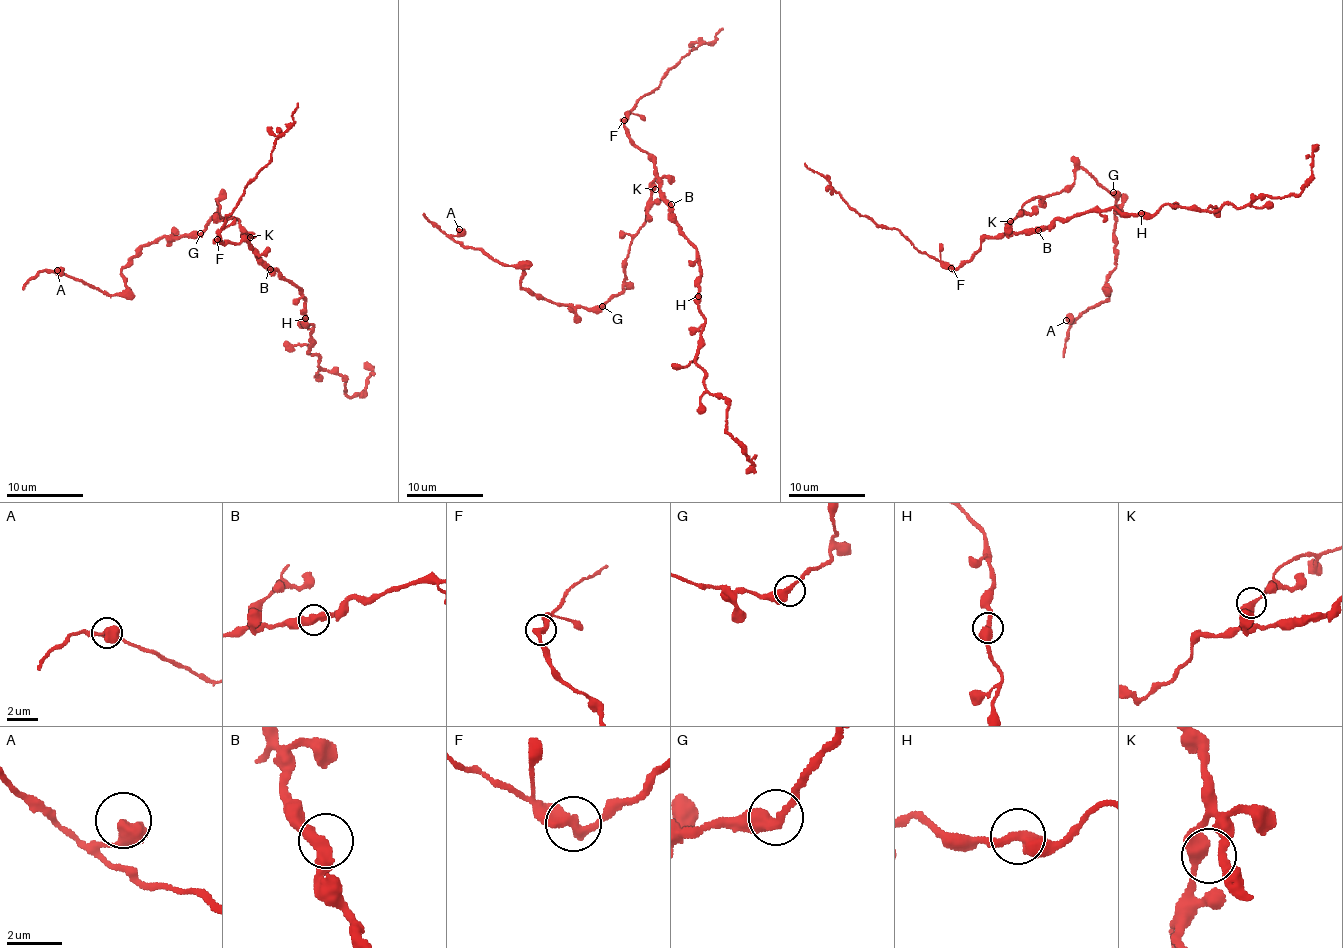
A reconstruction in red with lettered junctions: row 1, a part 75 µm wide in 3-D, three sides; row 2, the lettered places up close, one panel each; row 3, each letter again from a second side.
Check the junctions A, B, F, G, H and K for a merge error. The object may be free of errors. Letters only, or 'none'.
F

